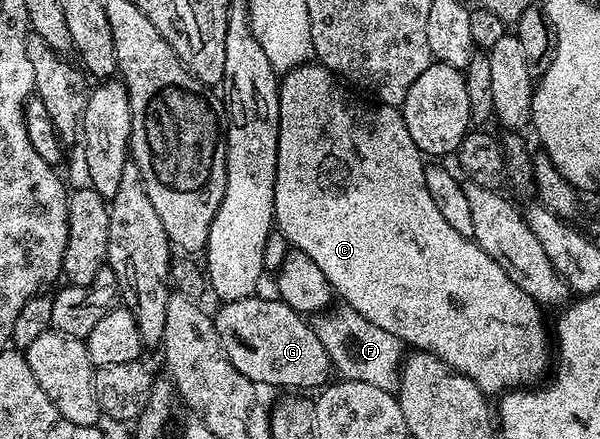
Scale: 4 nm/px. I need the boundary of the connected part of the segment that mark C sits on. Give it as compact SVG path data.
M310 61L301 67L284 72L280 76L277 92L279 93L279 145L277 146L277 176L275 177L275 201L273 202L273 218L275 227L286 239L290 248L307 253L323 277L327 277L333 294L344 306L355 313L367 317L371 325L379 325L379 329L387 329L387 333L395 333L402 344L411 346L421 353L436 355L452 371L466 375L481 391L486 393L504 393L528 386L531 381L537 380L547 367L547 331L544 327L545 319L541 316L542 304L530 302L525 295L513 287L505 273L487 253L477 251L472 238L468 234L460 235L451 224L445 220L441 212L441 203L427 191L427 182L424 181L426 164L421 163L423 153L411 141L411 133L407 133L407 125L403 121L400 110L384 105L368 107L357 99L352 99L346 88L335 78L332 71L322 67L316 61Z

